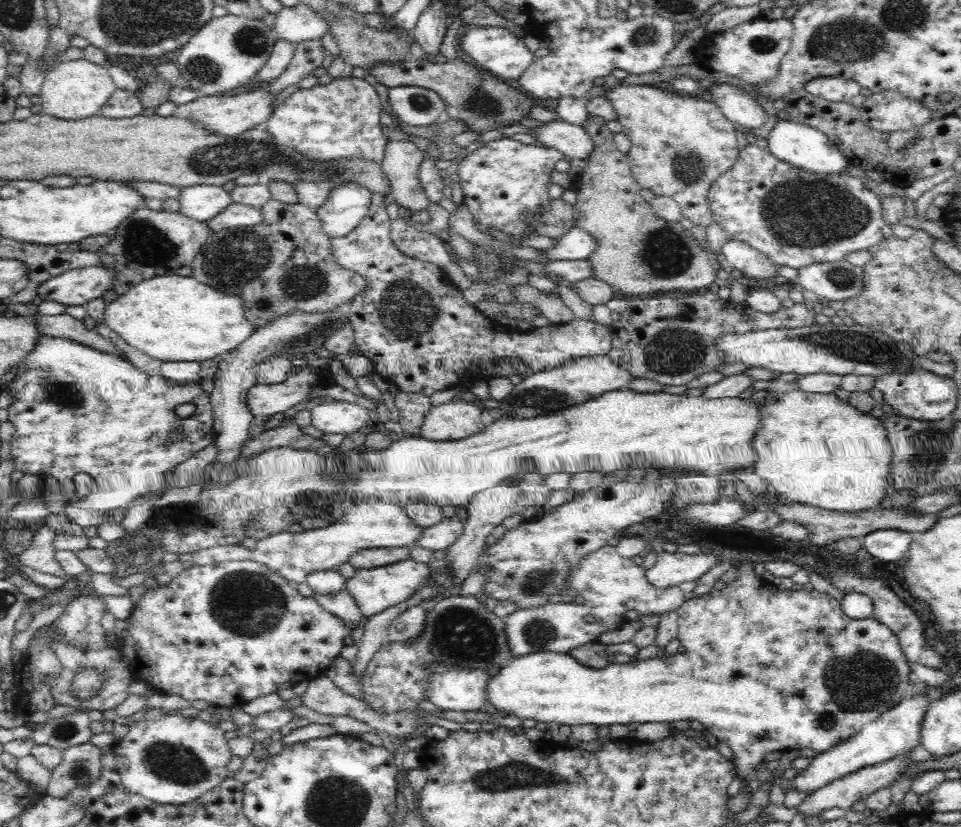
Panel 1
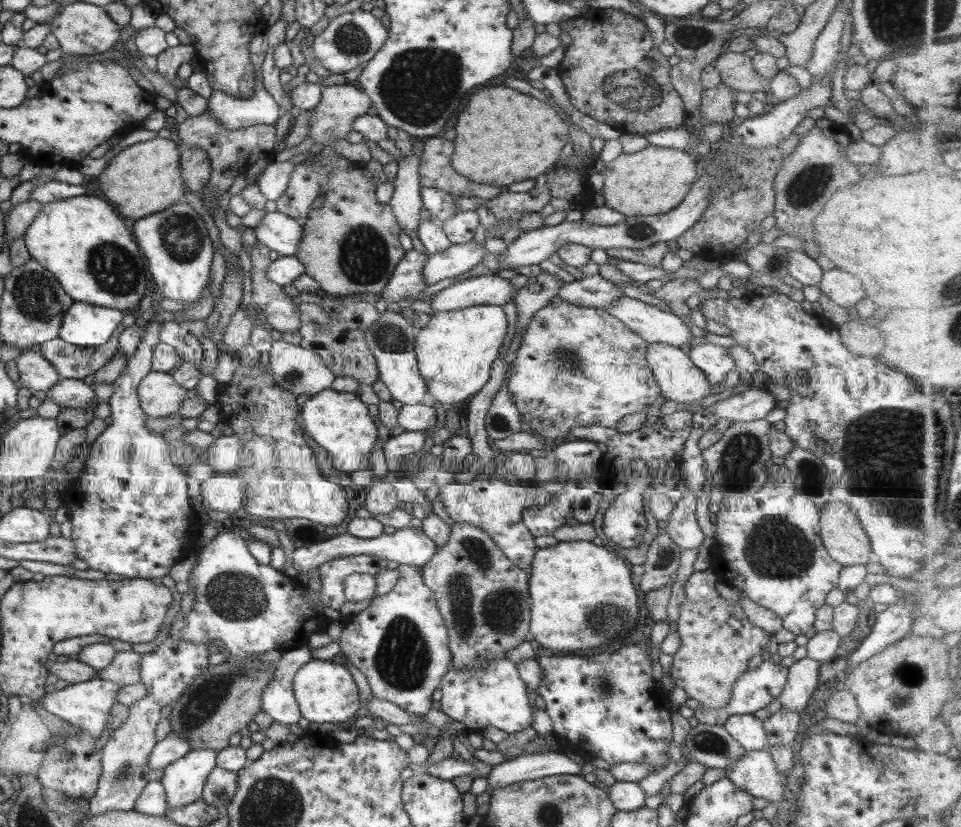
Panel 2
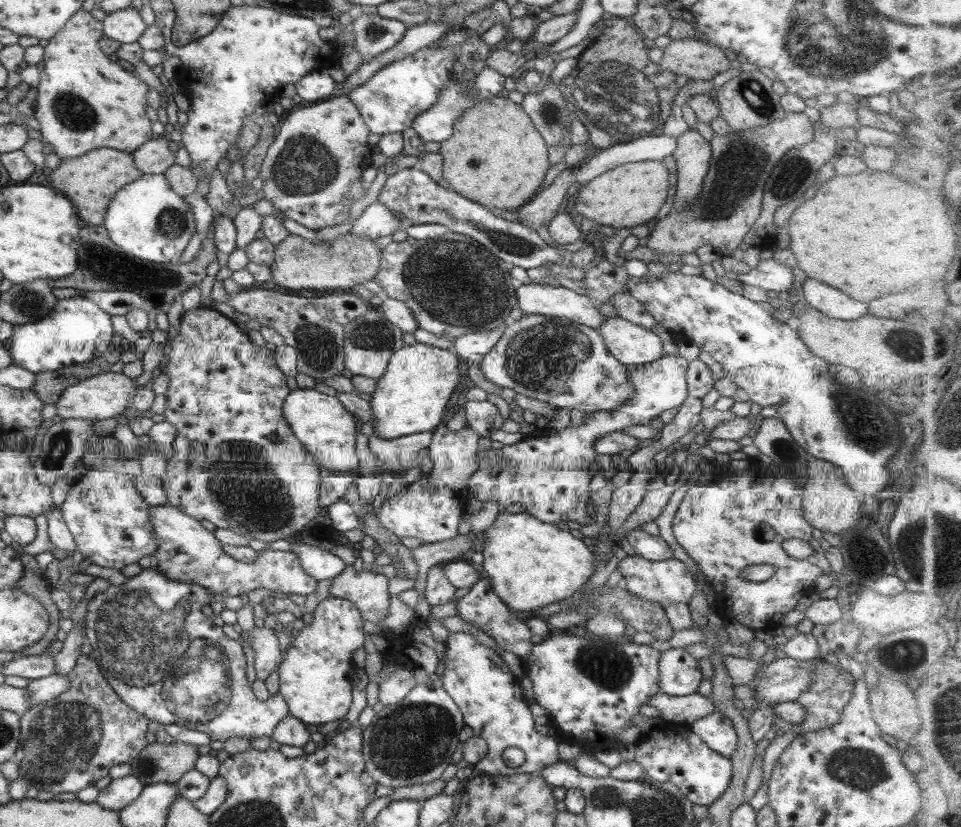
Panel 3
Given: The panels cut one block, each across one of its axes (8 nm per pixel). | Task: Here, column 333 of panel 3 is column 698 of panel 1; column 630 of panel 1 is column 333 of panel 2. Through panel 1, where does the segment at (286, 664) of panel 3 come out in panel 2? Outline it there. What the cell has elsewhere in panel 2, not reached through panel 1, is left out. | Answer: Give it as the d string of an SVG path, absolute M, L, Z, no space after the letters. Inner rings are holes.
M312 659L304 664L294 678L293 690L301 715L309 720L315 730L348 724L348 720L362 706L352 674L334 661Z

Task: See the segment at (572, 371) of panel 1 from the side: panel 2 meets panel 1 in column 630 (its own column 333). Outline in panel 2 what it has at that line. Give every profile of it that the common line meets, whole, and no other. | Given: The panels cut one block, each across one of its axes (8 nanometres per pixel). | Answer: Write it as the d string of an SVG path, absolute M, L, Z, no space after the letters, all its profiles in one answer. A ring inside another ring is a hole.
M283 339L273 340L269 354L269 366L275 376L275 381L284 390L293 392L296 396L307 394L311 397L321 390L330 389L336 378L315 352L304 350L300 345L290 344Z

